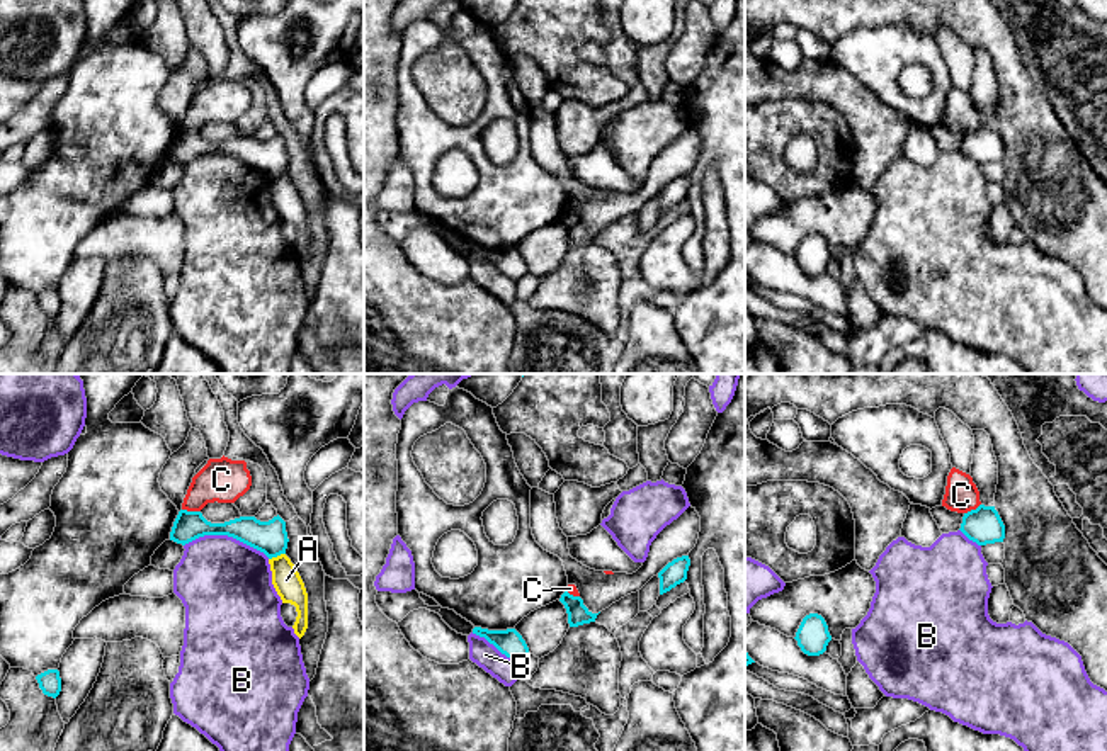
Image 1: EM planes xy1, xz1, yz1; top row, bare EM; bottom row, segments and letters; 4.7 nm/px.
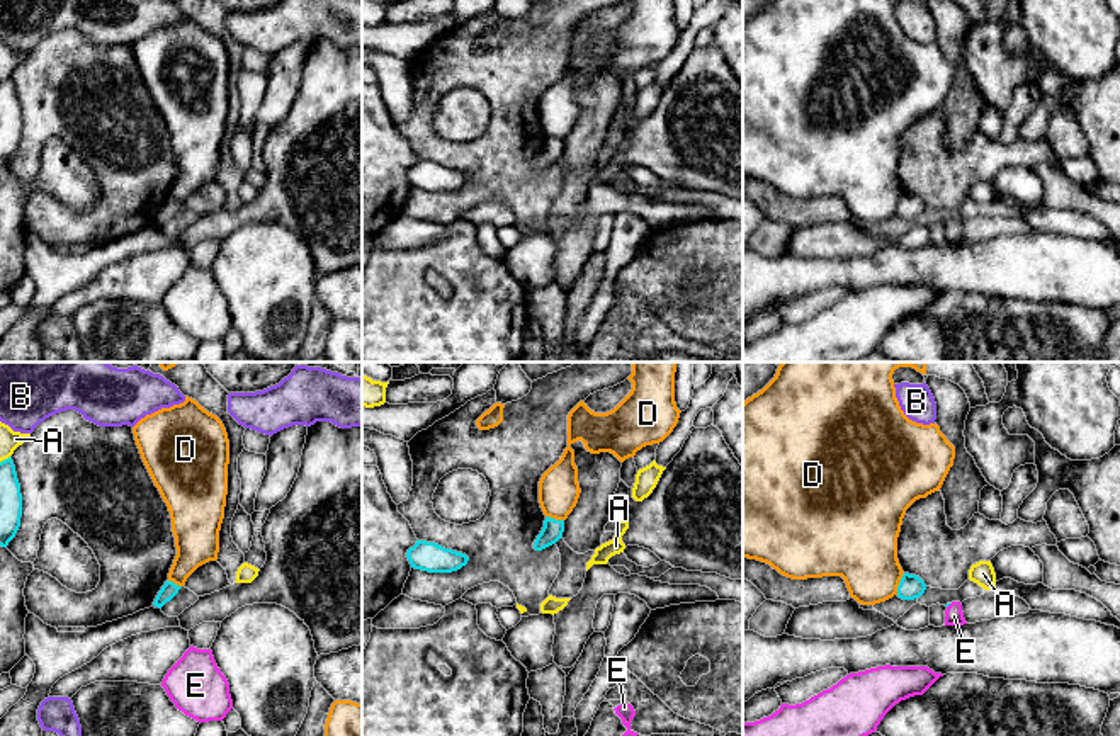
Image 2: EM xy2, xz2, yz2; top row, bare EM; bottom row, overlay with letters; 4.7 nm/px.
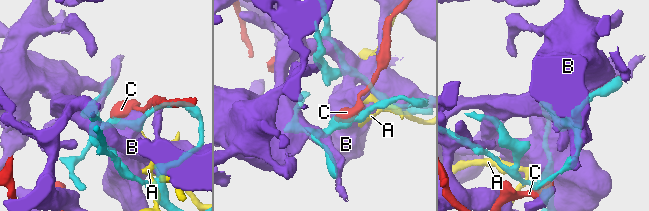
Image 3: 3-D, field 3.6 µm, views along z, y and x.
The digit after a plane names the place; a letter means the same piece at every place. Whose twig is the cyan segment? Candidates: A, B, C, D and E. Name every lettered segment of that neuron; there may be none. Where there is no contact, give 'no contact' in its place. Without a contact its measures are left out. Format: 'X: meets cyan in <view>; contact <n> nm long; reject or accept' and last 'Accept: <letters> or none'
A: meets cyan in xy1; contact 90 nm long; reject
B: meets cyan in xy1; contact 420 nm long; reject
C: meets cyan in xy1; contact 90 nm long; reject
D: meets cyan in yz2; contact 110 nm long; reject
E: no contact; accept
Accept: E

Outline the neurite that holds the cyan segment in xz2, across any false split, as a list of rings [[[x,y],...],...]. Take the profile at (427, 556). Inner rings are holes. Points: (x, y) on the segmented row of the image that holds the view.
[[[416,541],[416,544],[408,549],[406,558],[411,568],[428,573],[452,573],[469,561],[462,552],[427,541]]]

